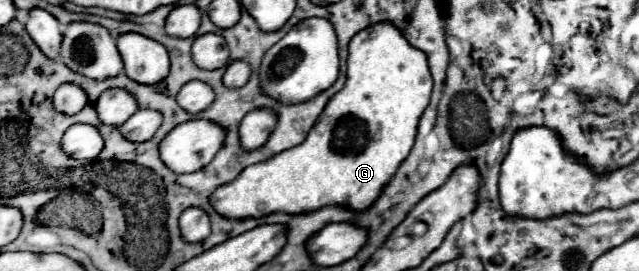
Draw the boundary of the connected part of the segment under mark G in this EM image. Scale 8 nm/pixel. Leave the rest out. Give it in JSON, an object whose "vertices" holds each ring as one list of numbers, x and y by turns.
{"vertices":[[379,23,377,27,359,31,349,43,347,83,337,95,329,99,325,111,321,113,321,119,313,125,313,131,309,131,305,143,301,143,301,147,293,147,289,151,283,151,281,155,275,155,273,159,269,159,269,163,249,165,233,183,221,185,209,195,211,207,221,217,235,221,249,217,259,219,277,211,299,215,317,211,327,205,339,205,355,213,369,209,377,201,381,189,389,183,401,161,409,155,417,135,419,119,429,105,431,87,433,79,429,75,425,55,421,55,421,51,417,51,415,47,409,47,397,27,393,27,391,23]]}

